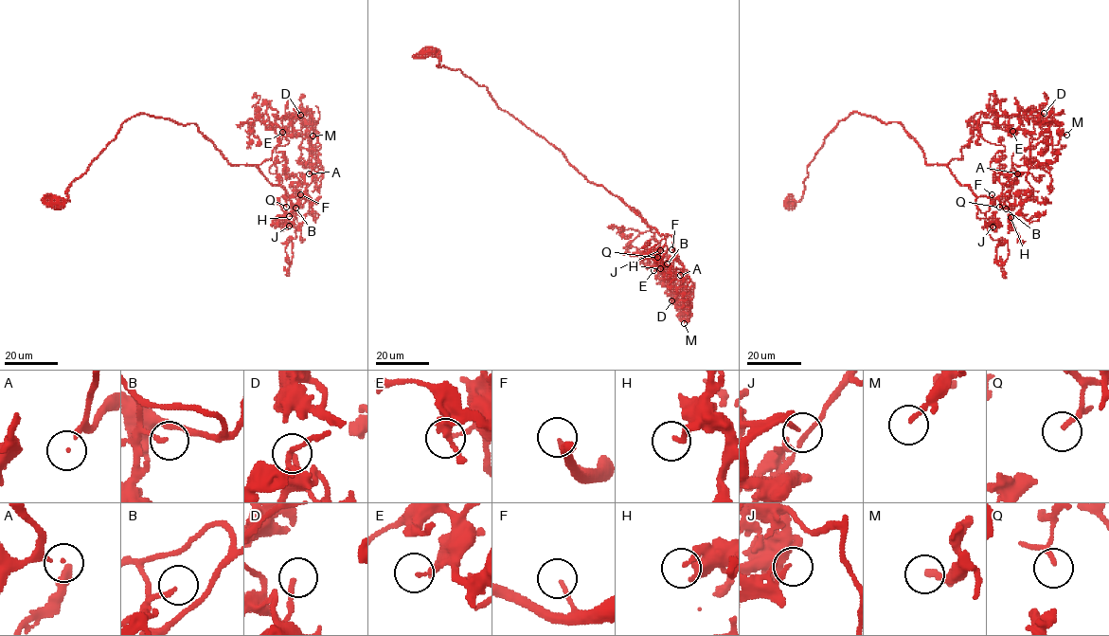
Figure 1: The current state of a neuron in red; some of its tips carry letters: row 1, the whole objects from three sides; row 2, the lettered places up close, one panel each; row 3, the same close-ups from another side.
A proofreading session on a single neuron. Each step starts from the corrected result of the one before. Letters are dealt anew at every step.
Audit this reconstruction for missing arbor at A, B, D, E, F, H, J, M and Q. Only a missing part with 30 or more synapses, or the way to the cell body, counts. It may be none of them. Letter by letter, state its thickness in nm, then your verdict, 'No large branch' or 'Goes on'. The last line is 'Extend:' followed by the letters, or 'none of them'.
A: Thickness 50 nm. Goes on
B: Thickness 150 nm. No large branch
D: Thickness 170 nm. No large branch
E: Thickness 150 nm. No large branch
F: Thickness 150 nm. Goes on
H: Thickness 200 nm. No large branch
J: Thickness 150 nm. No large branch
M: Thickness 200 nm. No large branch
Q: Thickness 120 nm. No large branch
Extend: A, F

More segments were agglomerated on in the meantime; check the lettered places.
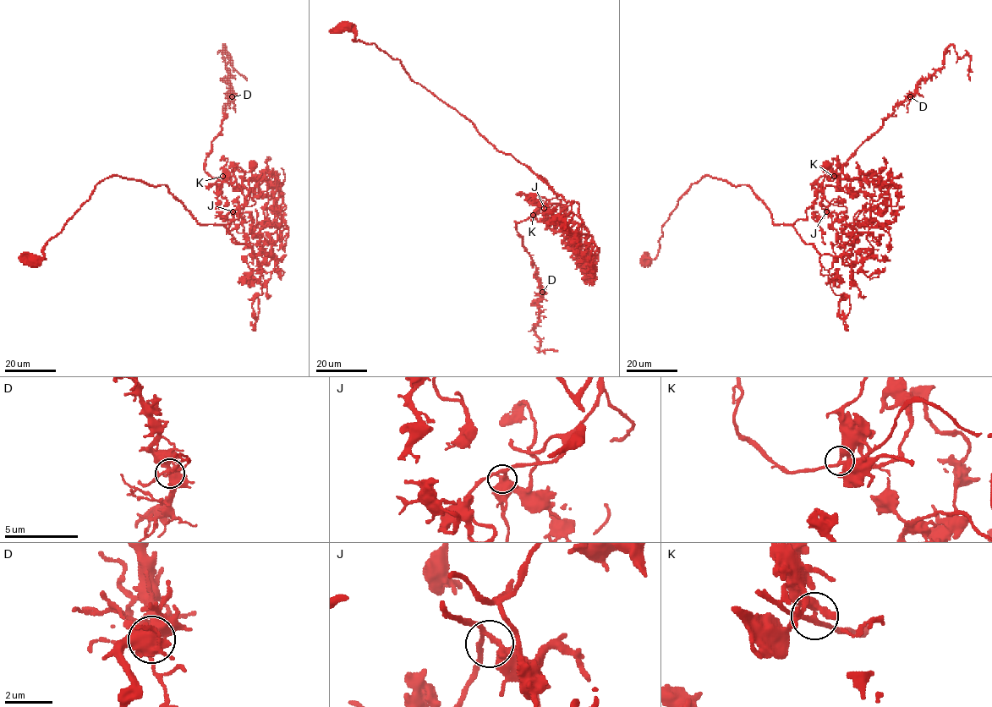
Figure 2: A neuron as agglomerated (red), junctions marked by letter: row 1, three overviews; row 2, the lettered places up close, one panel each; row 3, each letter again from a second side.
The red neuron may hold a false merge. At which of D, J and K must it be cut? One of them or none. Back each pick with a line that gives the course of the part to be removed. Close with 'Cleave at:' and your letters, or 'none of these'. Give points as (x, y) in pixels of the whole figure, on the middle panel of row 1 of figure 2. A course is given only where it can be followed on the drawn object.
K: foreign part runs (533, 216), (515, 223), (542, 293), (534, 302), (539, 314), (534, 331), (540, 341), (539, 352), (557, 352)
Cleave at: K

